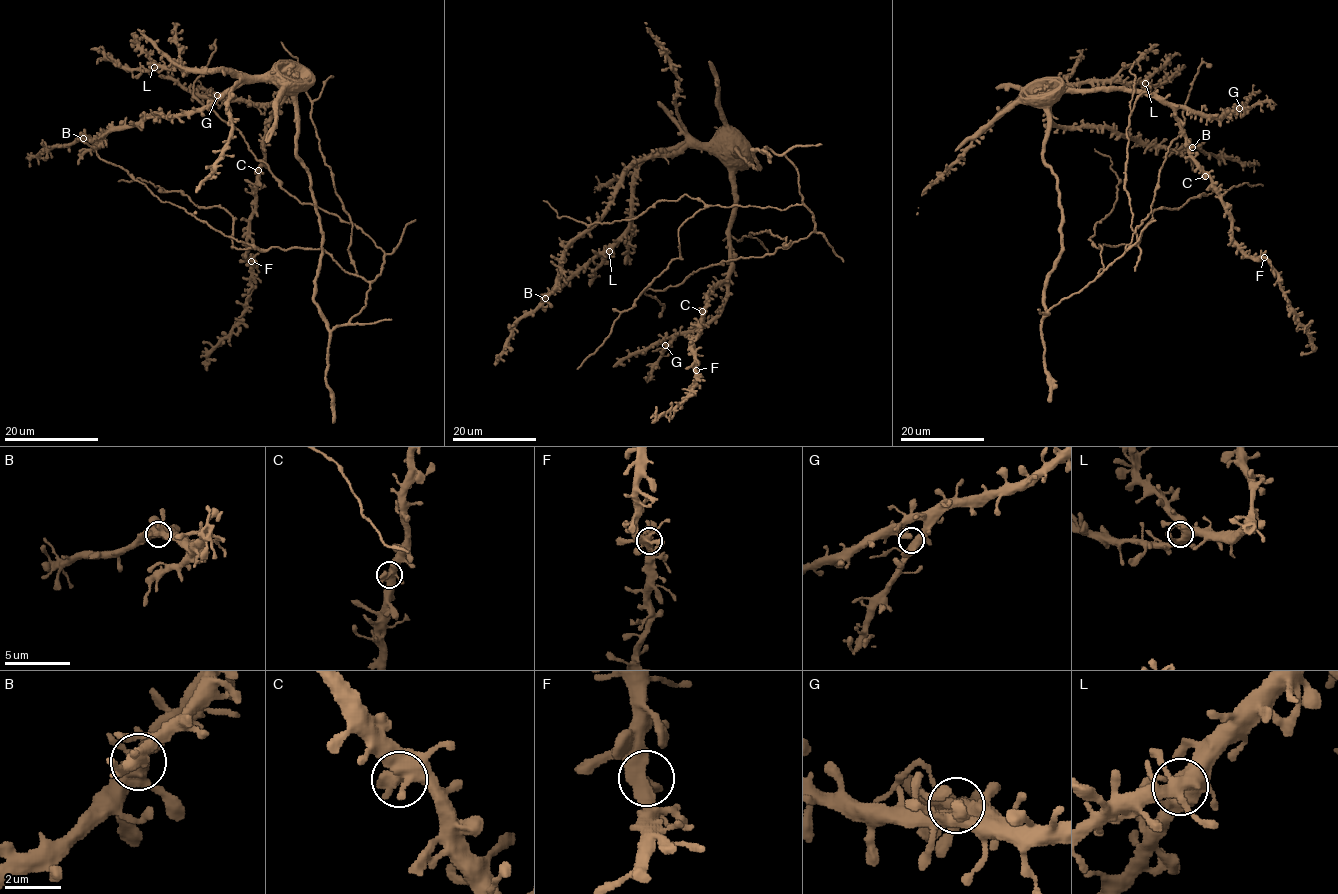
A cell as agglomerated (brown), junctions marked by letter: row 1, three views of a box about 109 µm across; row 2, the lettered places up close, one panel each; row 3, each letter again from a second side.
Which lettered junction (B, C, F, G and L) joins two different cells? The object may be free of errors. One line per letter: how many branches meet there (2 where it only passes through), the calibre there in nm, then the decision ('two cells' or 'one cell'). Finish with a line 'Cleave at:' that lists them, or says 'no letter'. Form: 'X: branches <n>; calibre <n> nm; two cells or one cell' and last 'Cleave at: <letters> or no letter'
B: branches 6; calibre 440 nm; one cell
C: branches 4; calibre 480 nm; one cell
F: branches 4; calibre 400 nm; one cell
G: branches 6; calibre 440 nm; one cell
L: branches 7; calibre 440 nm; one cell
Cleave at: no letter

